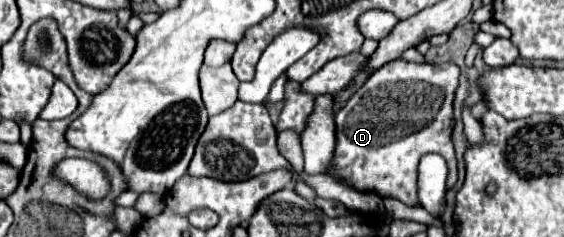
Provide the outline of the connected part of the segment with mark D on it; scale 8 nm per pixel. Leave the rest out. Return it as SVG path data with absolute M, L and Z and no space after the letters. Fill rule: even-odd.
M396 59L386 63L378 71L374 71L368 81L350 97L350 101L336 113L336 149L332 163L328 167L328 175L338 179L340 183L360 191L360 193L376 193L378 197L392 197L410 207L418 205L418 161L426 153L440 153L450 161L450 177L448 191L458 181L458 161L452 145L452 129L454 129L454 93L458 87L460 67L456 63L408 63L404 59Z

